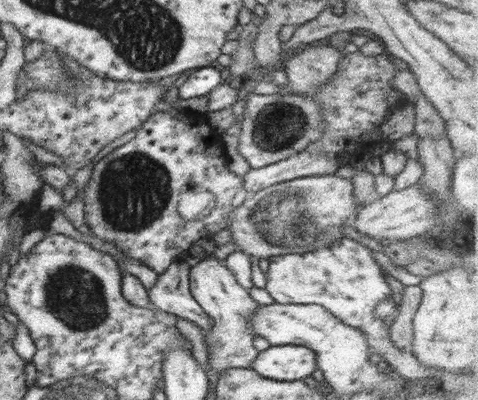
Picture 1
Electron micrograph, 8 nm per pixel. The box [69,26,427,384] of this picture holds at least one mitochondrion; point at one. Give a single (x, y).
(134, 189)

